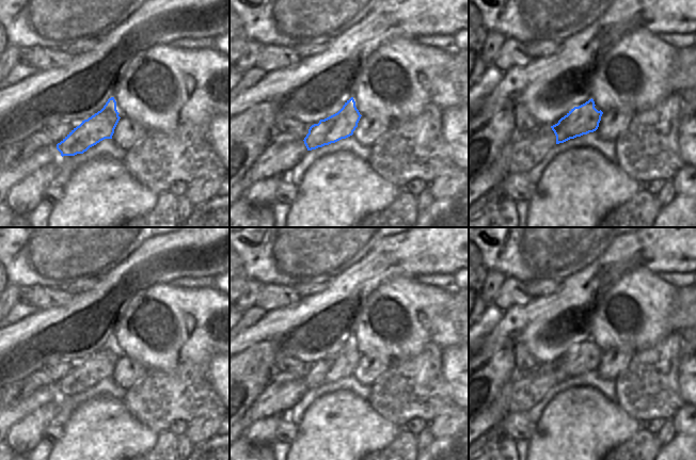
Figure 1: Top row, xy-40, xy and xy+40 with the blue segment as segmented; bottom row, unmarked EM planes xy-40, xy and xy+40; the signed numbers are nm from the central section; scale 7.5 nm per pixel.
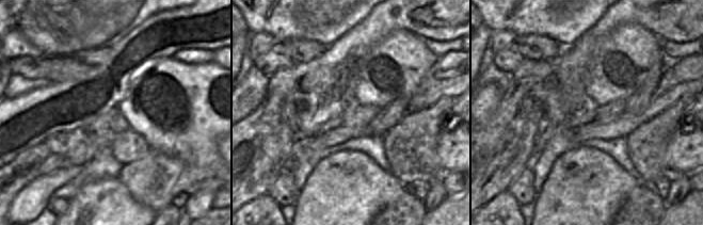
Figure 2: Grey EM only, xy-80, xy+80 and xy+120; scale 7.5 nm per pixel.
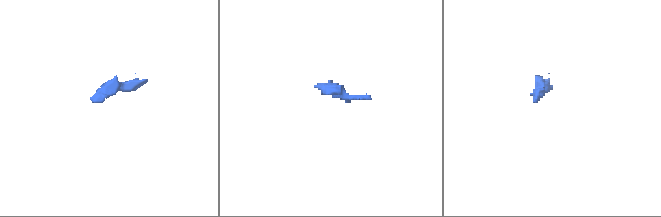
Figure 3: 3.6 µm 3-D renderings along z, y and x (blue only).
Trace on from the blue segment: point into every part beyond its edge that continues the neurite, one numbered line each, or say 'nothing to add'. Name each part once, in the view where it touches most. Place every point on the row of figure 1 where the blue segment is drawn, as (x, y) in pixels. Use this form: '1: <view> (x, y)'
1: xy+40 (525, 153).

